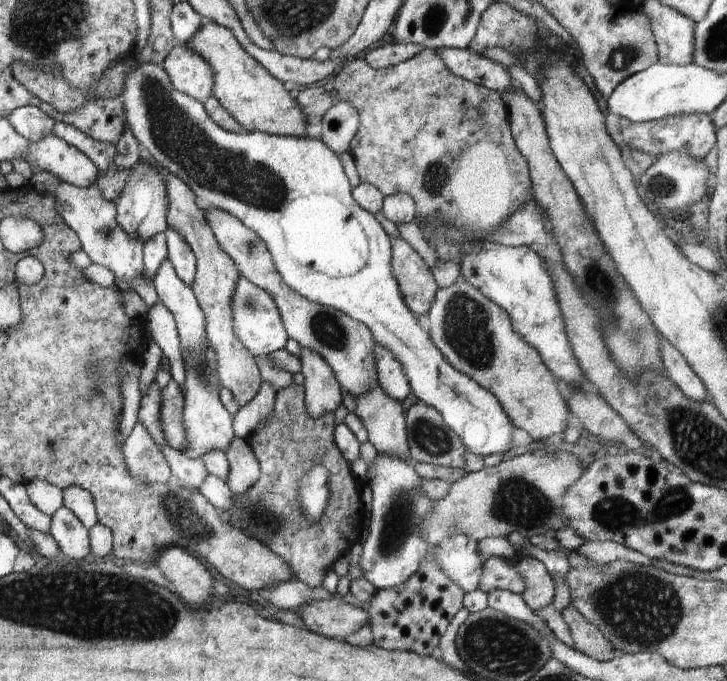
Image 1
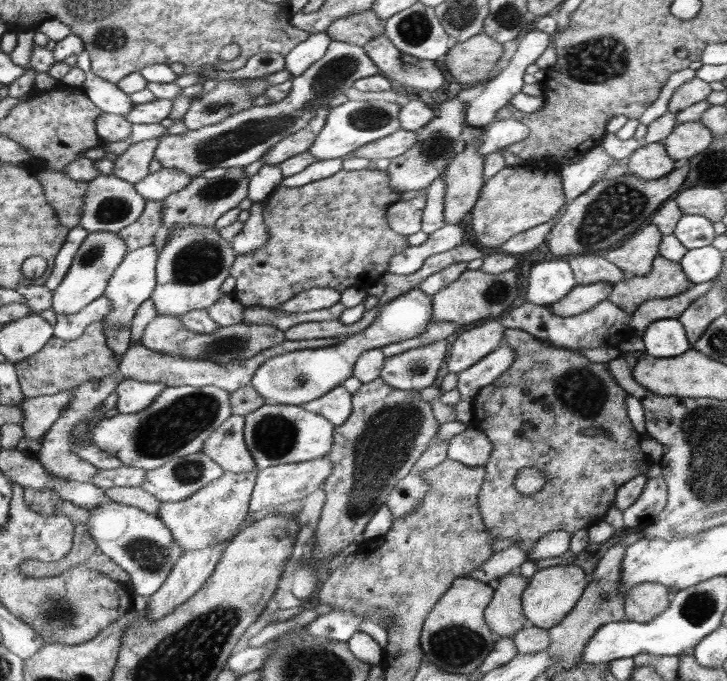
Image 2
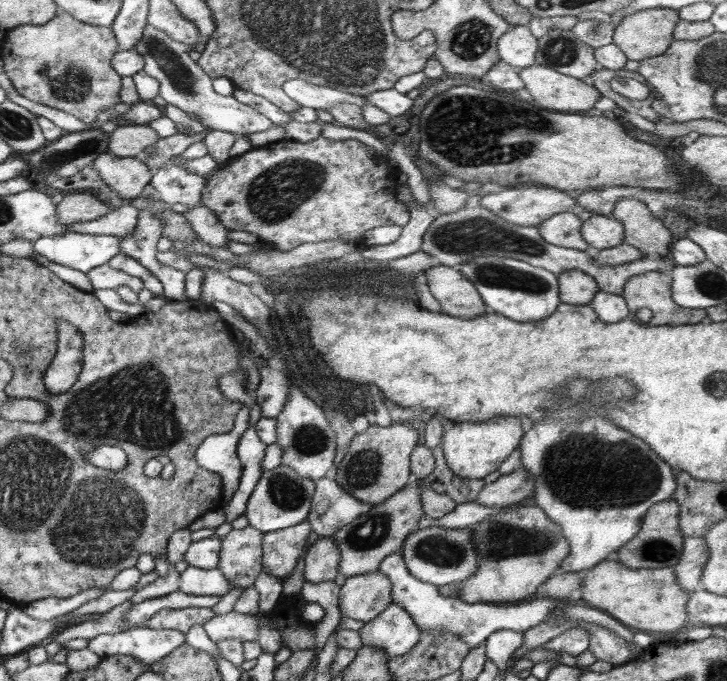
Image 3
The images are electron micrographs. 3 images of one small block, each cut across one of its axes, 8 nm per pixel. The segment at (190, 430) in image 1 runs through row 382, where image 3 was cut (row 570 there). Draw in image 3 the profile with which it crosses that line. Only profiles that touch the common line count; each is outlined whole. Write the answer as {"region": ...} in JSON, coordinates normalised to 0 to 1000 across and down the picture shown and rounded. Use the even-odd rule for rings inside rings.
{"region":[[[259,830],[248,843],[245,865],[270,875],[305,875],[316,869],[320,860],[303,836],[283,837]]]}

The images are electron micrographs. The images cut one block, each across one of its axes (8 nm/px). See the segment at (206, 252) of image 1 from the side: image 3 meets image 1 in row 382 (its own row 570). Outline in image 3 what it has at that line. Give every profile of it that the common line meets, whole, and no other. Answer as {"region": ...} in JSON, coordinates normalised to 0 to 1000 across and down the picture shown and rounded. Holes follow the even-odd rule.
{"region":[[[341,771],[318,777],[304,790],[300,836],[322,860],[343,862],[362,836],[360,789],[362,783]]]}

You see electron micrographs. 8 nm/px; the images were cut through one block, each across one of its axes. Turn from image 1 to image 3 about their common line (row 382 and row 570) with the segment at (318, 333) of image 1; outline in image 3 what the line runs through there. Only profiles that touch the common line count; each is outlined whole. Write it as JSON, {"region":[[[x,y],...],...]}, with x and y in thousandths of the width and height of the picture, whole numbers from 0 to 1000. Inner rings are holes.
{"region":[[[575,709],[556,712],[528,737],[510,742],[506,753],[497,755],[470,772],[457,790],[466,805],[466,840],[476,849],[521,837],[521,828],[535,814],[550,811],[554,796],[567,780],[576,775],[576,764],[585,756]]]}

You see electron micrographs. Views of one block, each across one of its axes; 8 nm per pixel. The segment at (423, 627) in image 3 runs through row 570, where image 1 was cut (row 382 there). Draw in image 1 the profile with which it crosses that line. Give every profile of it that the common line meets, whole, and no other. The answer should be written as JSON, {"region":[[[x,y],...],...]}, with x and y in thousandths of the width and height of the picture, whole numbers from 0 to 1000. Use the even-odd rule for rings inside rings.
{"region":[[[517,504],[513,508],[519,558],[523,567],[547,590],[553,590],[564,577],[565,567],[550,530],[534,511]]]}

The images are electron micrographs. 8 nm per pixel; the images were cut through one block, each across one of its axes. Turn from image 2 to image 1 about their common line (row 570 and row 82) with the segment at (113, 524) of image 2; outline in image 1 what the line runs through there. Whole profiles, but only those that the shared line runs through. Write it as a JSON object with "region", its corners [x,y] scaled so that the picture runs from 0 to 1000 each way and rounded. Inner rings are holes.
{"region":[[[188,91],[187,97],[182,100],[177,107],[172,112],[172,125],[169,129],[169,137],[165,140],[169,150],[169,160],[172,164],[172,176],[180,192],[184,195],[187,206],[190,206],[195,222],[198,225],[206,226],[208,232],[212,233],[221,245],[230,247],[239,258],[243,258],[256,273],[264,278],[264,282],[272,291],[279,291],[286,297],[286,300],[294,301],[297,305],[309,308],[316,314],[320,314],[327,323],[333,325],[341,336],[348,338],[360,352],[366,357],[369,367],[373,370],[380,396],[384,404],[389,408],[389,413],[402,426],[413,430],[420,439],[426,443],[435,445],[436,448],[446,448],[447,451],[457,451],[458,454],[470,457],[473,461],[499,473],[513,490],[513,498],[517,504],[523,504],[530,511],[542,520],[542,523],[553,535],[557,551],[560,552],[561,561],[565,567],[565,576],[569,577],[576,589],[596,596],[602,601],[602,605],[609,611],[613,623],[633,642],[633,646],[641,653],[641,658],[646,659],[646,664],[656,667],[659,671],[666,673],[667,670],[680,665],[692,665],[704,658],[704,623],[700,611],[689,601],[689,593],[681,581],[671,576],[667,570],[663,570],[659,564],[655,564],[645,552],[637,551],[630,546],[615,529],[608,523],[608,518],[597,508],[597,504],[591,499],[590,490],[583,488],[575,474],[572,464],[568,458],[558,449],[550,427],[547,426],[547,416],[542,408],[538,398],[538,352],[536,348],[528,339],[528,335],[523,330],[520,323],[514,319],[510,311],[492,302],[492,298],[487,294],[484,288],[483,278],[484,273],[473,254],[473,247],[470,245],[470,238],[465,232],[464,226],[455,223],[455,220],[439,204],[428,201],[403,201],[393,198],[370,198],[365,194],[347,192],[338,195],[320,195],[312,192],[309,188],[300,185],[283,164],[279,151],[267,147],[263,141],[256,141],[249,135],[245,135],[234,120],[230,113],[228,104],[221,98],[221,95],[206,94],[206,93],[193,93]],[[429,349],[465,349],[465,352],[476,352],[481,355],[481,405],[476,408],[457,408],[457,405],[448,405],[443,399],[435,399],[429,391],[418,391],[413,385],[404,382],[407,373],[413,373],[413,364],[399,364],[402,358],[410,358],[410,355],[429,355]]]}

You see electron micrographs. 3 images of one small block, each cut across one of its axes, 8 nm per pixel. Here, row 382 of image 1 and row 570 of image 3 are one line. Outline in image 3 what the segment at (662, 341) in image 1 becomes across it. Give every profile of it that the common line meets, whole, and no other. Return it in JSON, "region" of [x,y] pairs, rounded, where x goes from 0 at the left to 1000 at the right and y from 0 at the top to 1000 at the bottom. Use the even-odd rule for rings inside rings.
{"region":[[[942,789],[935,822],[924,833],[939,868],[950,871],[967,865],[964,849],[974,814],[966,789]]]}

